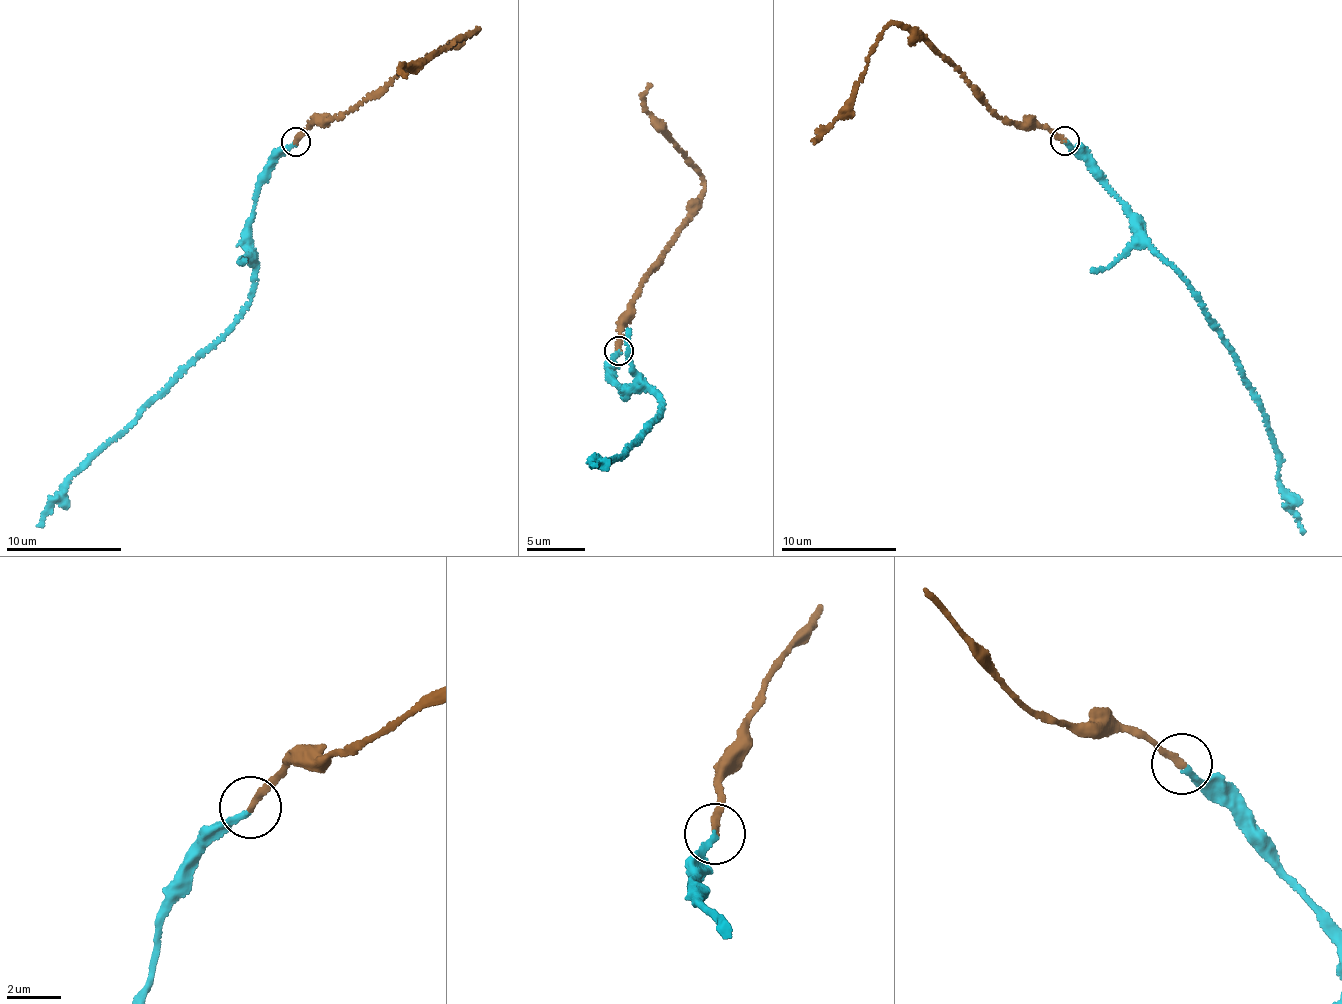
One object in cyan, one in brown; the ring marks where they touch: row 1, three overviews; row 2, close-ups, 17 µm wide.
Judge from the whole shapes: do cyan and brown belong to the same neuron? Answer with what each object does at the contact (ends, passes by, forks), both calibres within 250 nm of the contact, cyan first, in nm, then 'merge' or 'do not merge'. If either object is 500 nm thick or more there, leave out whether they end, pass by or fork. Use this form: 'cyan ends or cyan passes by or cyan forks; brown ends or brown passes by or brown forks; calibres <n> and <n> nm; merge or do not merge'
cyan ends; brown ends; calibres 190 and 240 nm; merge

